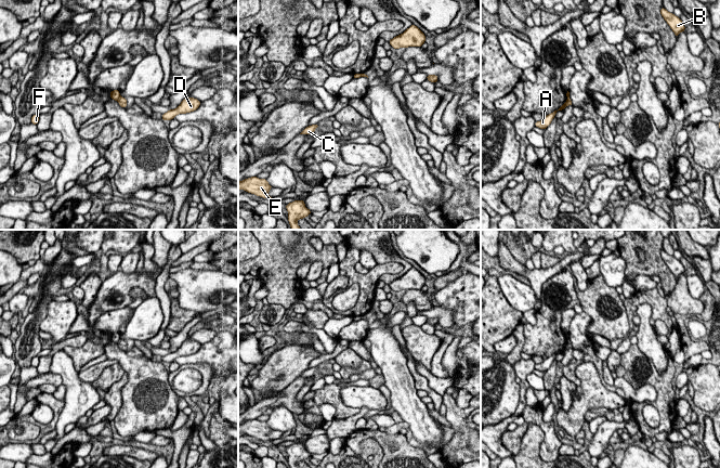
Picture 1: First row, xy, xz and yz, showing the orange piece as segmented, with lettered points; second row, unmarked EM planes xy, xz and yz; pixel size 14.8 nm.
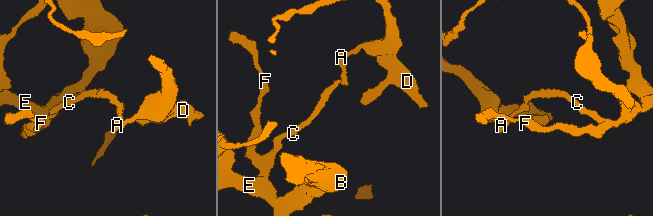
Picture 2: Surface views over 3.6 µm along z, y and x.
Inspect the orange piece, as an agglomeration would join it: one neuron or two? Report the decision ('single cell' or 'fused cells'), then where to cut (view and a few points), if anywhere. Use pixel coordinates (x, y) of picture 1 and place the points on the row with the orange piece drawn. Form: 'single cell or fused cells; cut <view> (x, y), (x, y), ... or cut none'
fused cells; cut xy (120, 96), (118, 101)

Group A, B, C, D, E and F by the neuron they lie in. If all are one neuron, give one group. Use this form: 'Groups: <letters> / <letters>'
Groups: A D / B C E F

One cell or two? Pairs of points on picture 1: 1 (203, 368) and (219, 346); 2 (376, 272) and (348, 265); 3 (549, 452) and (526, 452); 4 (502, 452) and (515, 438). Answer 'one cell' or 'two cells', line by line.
1: two cells
2: one cell
3: two cells
4: two cells

